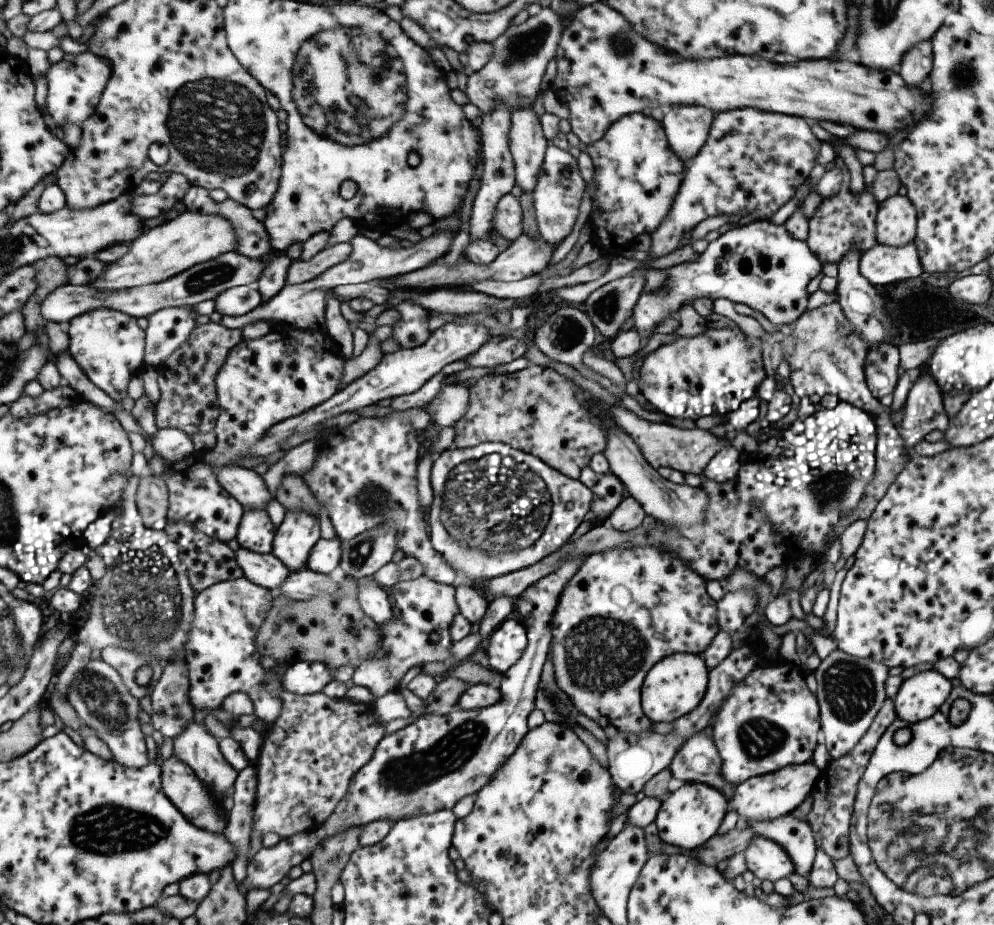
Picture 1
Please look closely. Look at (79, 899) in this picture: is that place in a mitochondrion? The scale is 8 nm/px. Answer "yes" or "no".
no

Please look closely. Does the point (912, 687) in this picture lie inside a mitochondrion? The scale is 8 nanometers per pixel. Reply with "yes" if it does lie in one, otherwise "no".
no

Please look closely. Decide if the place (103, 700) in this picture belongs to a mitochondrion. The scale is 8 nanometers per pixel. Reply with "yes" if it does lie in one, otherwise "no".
yes

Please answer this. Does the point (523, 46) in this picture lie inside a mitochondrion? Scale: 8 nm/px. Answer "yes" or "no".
yes

